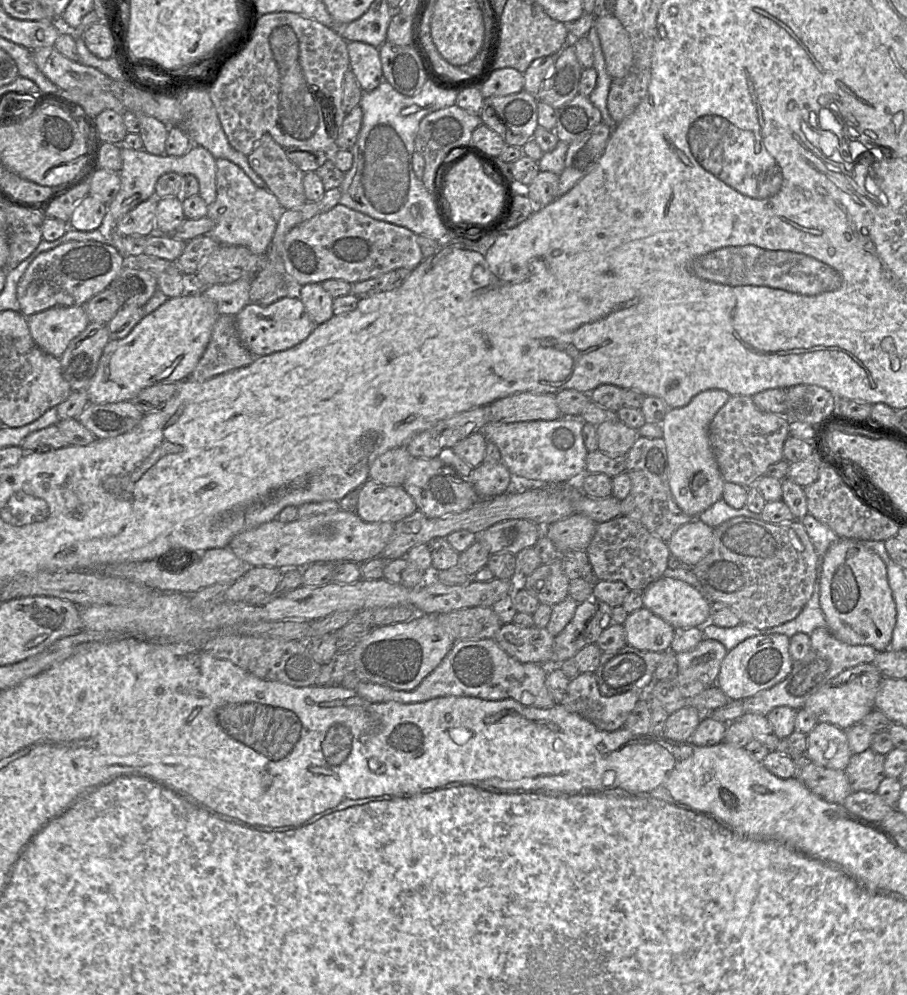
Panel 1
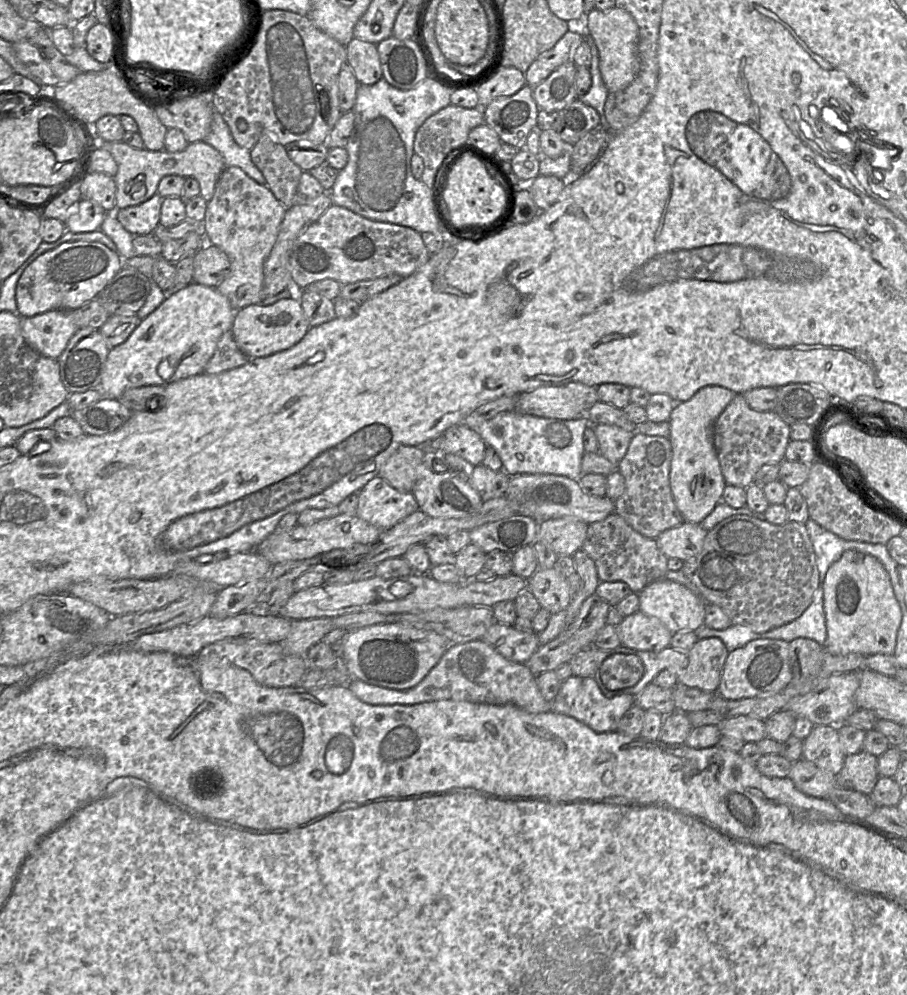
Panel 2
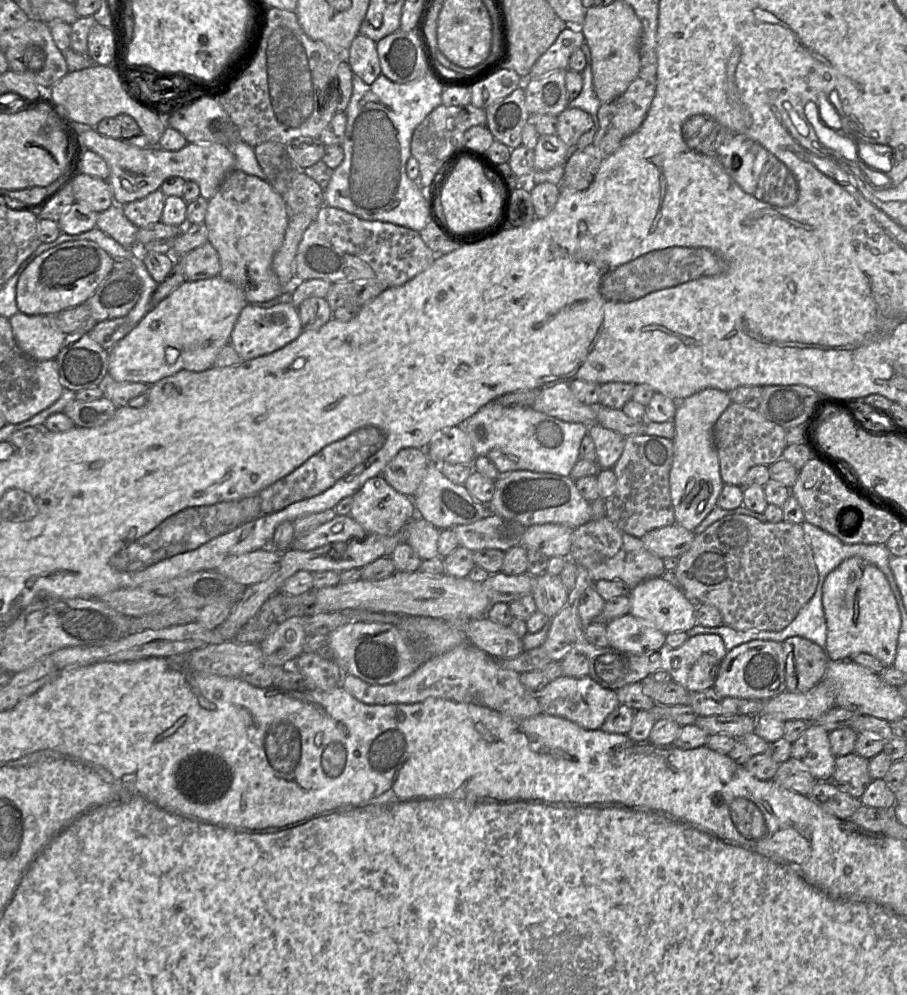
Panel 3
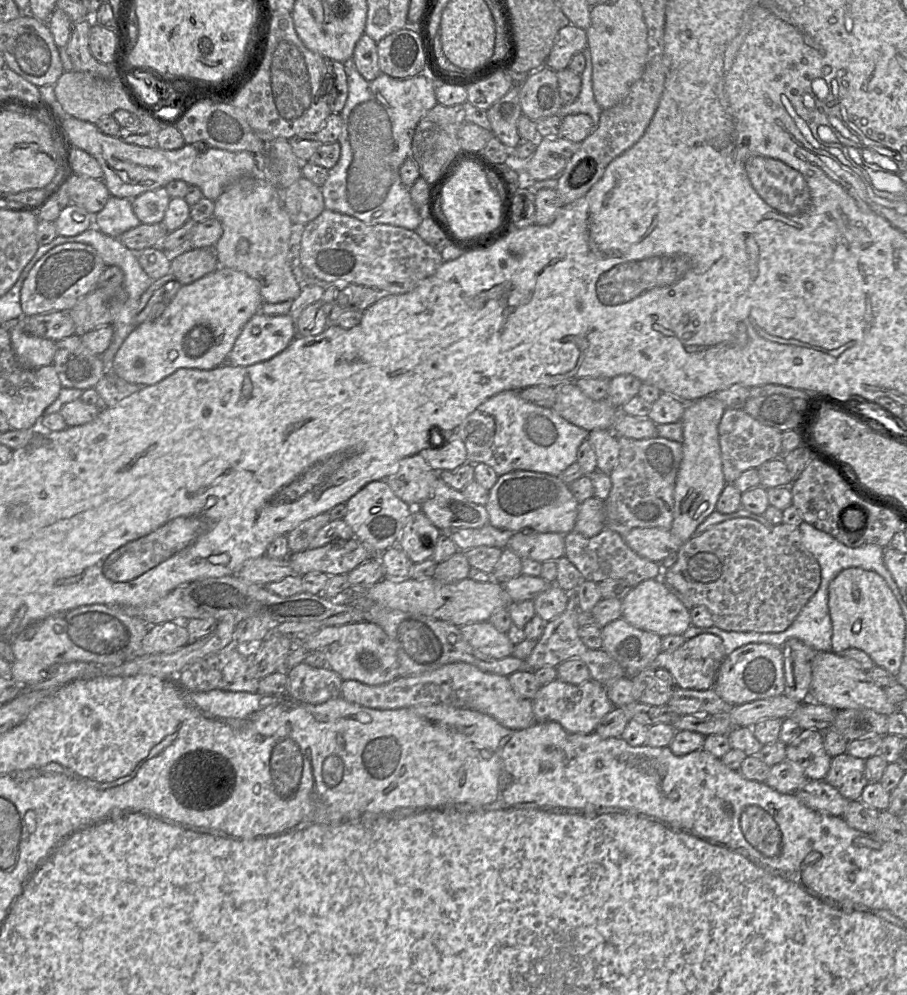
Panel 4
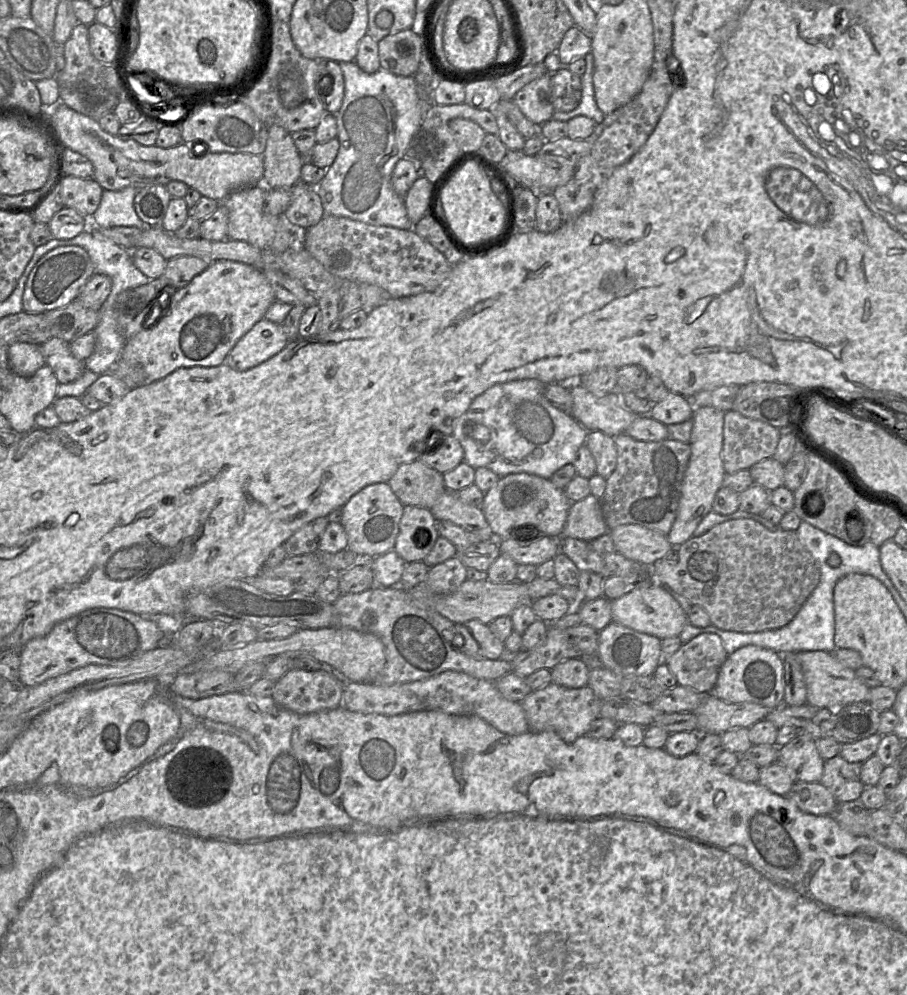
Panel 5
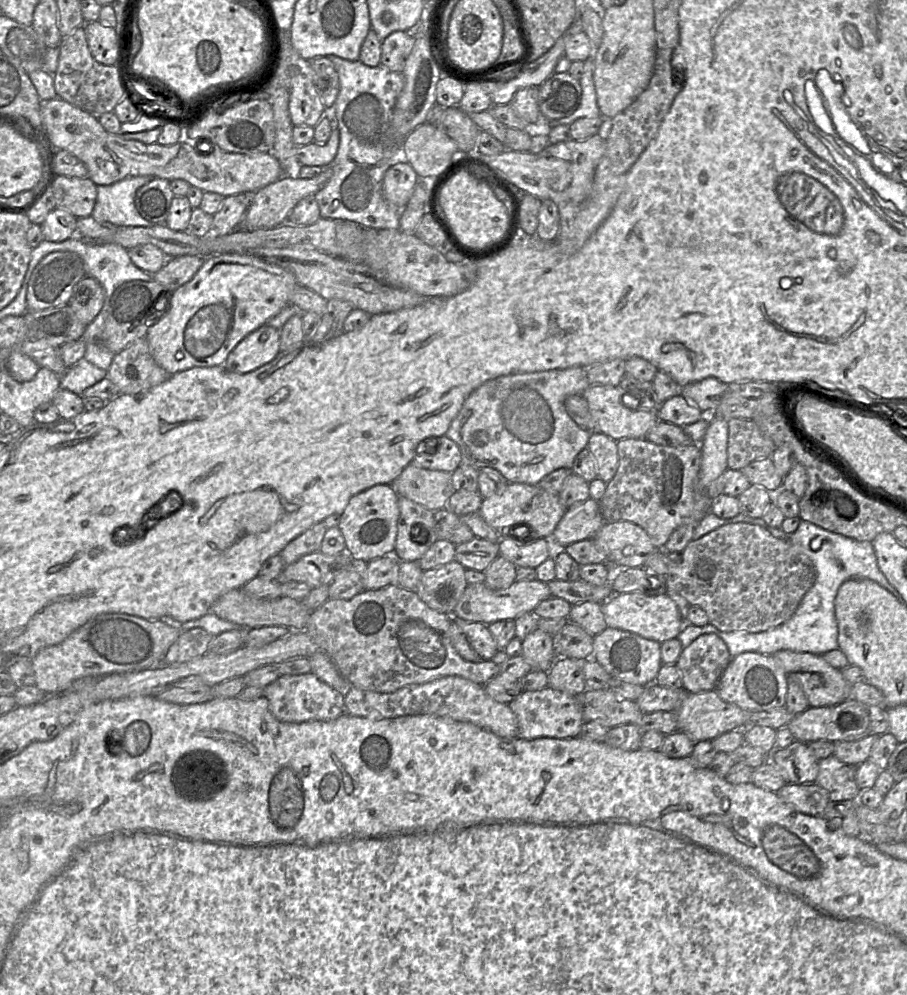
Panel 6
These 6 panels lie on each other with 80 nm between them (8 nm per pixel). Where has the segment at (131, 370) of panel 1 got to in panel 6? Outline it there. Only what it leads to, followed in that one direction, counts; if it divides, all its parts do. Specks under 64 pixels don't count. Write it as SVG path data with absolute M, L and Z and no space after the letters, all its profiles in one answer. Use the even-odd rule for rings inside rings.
M211 255L190 281L170 293L168 311L150 322L145 335L150 353L170 375L193 367L221 366L244 337L291 304L290 295L296 285L296 278L290 271L253 255Z

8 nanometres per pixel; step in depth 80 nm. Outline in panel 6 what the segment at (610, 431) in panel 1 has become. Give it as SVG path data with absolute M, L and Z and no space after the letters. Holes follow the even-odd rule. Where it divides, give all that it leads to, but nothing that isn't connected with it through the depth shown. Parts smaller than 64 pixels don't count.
M591 431L587 448L595 460L597 478L608 483L618 468L616 441L600 431Z

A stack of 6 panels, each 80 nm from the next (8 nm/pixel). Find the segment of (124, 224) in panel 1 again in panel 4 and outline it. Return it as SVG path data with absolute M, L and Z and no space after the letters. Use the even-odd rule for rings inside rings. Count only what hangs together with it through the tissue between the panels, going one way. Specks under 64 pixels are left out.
M165 187L146 191L131 199L132 209L142 224L162 222L171 197Z

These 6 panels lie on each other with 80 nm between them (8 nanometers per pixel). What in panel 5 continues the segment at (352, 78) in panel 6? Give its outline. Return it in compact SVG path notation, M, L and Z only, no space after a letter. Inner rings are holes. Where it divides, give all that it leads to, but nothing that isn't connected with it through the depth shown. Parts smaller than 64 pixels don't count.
M354 61L340 62L339 64L344 77L344 97L342 101L342 106L339 111L337 113L332 113L336 116L337 120L337 138L339 140L339 150L334 162L329 168L327 168L324 178L316 186L316 191L320 196L324 209L324 216L340 216L361 221L363 223L374 226L390 226L403 230L411 230L413 229L414 225L408 218L406 207L404 204L404 197L398 195L394 191L391 184L391 177L396 163L400 159L410 155L412 144L416 141L416 136L420 131L421 124L430 107L435 104L433 103L433 92L431 94L431 99L421 98L421 96L419 95L419 86L417 86L417 83L413 76L398 76L381 68L375 73L368 74L362 71Z

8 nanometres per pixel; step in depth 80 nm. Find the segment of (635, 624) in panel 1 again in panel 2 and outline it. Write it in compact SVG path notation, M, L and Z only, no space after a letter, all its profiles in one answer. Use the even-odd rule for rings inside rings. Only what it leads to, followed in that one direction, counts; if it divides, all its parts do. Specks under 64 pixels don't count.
M641 611L626 616L617 627L621 645L639 651L660 652L670 646L673 633L656 617Z

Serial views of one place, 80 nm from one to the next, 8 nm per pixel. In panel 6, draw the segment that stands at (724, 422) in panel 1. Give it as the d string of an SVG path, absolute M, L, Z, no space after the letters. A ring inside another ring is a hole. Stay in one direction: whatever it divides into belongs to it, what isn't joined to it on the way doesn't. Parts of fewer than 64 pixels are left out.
M728 420L728 468L741 470L755 460L771 458L775 448L754 420Z

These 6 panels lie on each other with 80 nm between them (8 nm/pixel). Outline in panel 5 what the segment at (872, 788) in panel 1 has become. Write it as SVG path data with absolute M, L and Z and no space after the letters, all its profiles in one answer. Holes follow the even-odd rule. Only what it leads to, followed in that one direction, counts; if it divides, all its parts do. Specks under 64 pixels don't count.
M839 755L824 760L824 770L821 780L838 802L848 802L860 799L866 786L861 781L860 762L848 762Z

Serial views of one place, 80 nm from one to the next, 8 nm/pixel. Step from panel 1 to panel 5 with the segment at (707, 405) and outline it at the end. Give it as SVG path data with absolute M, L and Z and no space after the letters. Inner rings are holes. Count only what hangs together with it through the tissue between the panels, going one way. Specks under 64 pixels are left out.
M704 406L694 409L689 440L691 455L683 478L677 515L667 535L673 548L679 547L693 537L698 524L712 511L716 493L723 486L726 474L722 459L724 417L725 412L715 407Z

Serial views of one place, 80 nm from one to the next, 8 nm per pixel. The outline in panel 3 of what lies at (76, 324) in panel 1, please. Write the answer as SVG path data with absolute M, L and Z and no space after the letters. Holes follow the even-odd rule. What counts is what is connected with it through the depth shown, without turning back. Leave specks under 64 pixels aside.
M18 311L9 320L23 353L37 360L57 357L67 334L58 327L55 315L25 315Z

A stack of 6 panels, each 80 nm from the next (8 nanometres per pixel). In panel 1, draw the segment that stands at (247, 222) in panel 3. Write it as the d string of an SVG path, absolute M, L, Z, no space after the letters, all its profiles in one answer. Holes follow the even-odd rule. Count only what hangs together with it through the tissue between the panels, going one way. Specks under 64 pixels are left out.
M216 159L216 199L208 205L207 216L213 221L211 235L221 244L244 246L256 255L266 253L285 208L271 191L256 186L236 164ZM241 278L230 284L214 284L199 291L216 304L220 315L235 316L250 303L249 291L252 279Z

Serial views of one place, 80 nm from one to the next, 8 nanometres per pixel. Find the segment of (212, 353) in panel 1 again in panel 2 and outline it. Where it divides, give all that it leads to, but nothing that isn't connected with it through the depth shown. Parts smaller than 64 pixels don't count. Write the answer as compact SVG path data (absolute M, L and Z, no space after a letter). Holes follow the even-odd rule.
M228 330L218 340L215 352L207 362L203 373L219 374L240 367L250 359L237 345L232 330Z

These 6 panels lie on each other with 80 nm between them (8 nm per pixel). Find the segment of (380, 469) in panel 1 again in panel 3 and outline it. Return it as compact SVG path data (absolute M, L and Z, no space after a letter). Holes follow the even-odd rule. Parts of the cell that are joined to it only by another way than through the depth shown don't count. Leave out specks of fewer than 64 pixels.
M404 448L388 462L381 476L396 491L413 498L428 464L429 458L425 449Z

